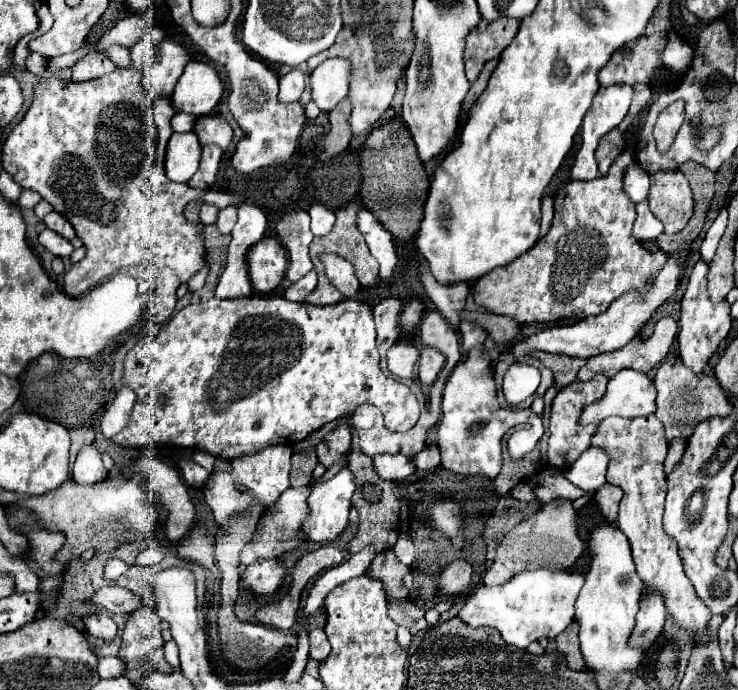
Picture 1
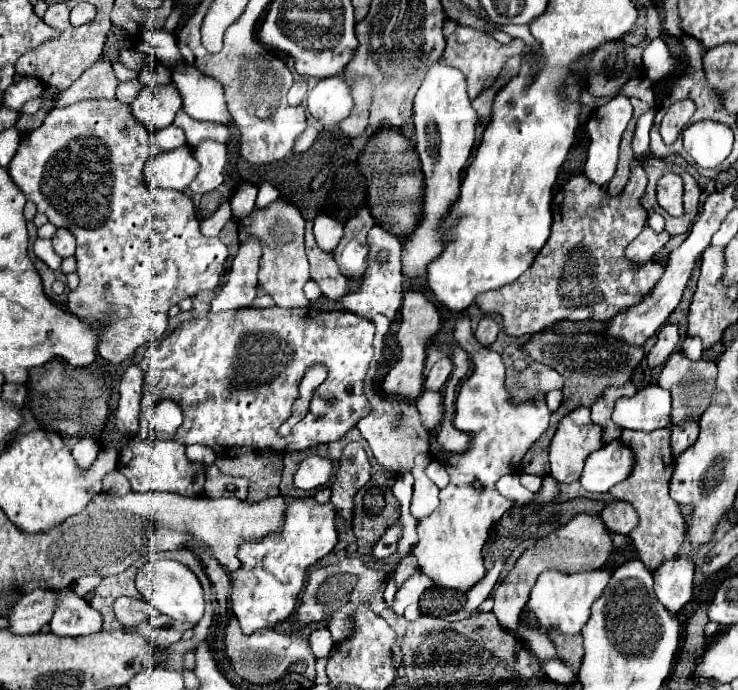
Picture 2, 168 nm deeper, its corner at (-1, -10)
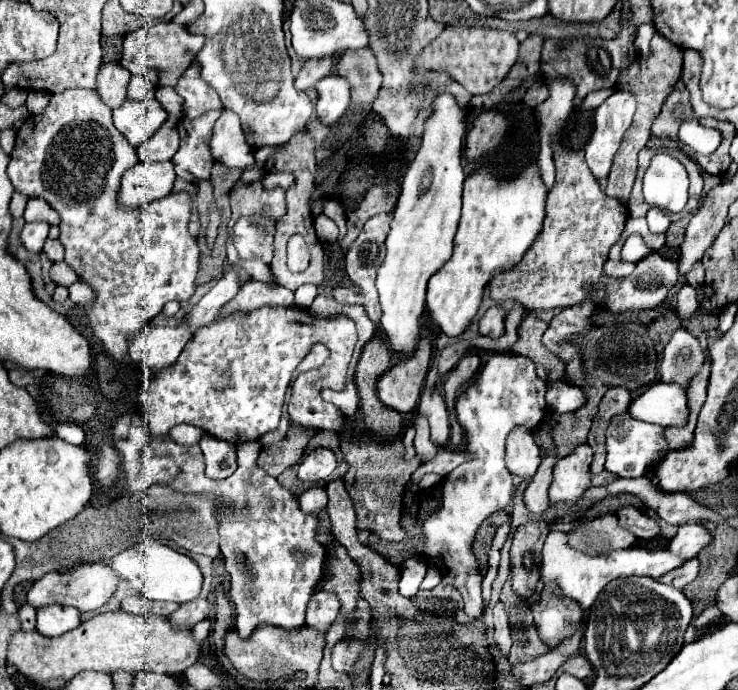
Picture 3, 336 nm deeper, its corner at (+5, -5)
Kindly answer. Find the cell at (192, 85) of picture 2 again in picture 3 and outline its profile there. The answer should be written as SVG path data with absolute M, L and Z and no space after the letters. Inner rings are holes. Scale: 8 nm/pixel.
M222 109L222 115L214 125L210 137L210 153L214 161L228 167L248 169L254 163L252 149L248 147L244 131L240 127L240 119L228 109Z

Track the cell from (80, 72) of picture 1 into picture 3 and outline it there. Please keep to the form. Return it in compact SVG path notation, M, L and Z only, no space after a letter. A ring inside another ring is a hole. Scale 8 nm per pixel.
M108 63L108 65L102 65L102 69L98 73L96 91L108 107L116 109L118 105L122 105L128 99L128 95L126 95L128 83L130 83L130 73L122 65Z

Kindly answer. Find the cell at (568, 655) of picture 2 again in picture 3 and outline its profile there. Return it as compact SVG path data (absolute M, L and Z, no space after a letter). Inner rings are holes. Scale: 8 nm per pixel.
M542 589L542 601L534 605L534 623L540 639L552 649L560 645L582 623L582 609L576 601L554 593L554 589Z

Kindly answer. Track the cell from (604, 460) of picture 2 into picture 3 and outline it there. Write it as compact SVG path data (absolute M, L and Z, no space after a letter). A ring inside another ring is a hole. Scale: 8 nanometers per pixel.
M622 413L618 417L612 417L608 429L606 429L606 447L608 447L608 459L606 459L606 471L618 475L618 477L642 477L646 471L650 471L654 465L658 465L666 455L668 445L664 439L664 427L642 423L630 413Z

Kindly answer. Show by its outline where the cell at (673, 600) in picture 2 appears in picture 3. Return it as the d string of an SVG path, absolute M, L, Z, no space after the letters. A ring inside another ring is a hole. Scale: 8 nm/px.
M686 523L680 527L678 535L670 541L670 551L680 557L694 557L706 545L712 543L712 533L702 523Z

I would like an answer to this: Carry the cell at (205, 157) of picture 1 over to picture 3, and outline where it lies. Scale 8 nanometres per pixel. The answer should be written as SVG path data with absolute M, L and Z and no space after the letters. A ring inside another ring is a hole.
M220 111L206 113L206 117L198 117L194 121L190 119L180 121L186 135L180 137L180 149L172 159L178 177L190 183L210 177L214 159L210 155L208 141L212 137L212 127L216 123L216 117L220 117Z

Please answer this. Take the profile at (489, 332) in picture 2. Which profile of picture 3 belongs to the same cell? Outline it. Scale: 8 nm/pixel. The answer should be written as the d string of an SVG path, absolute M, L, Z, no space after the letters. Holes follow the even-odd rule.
M492 305L486 313L484 313L484 317L482 317L482 321L480 321L480 333L482 335L488 335L488 337L492 337L492 339L498 339L500 335L502 335L502 331L504 331L504 309L502 307L496 307L496 305Z

